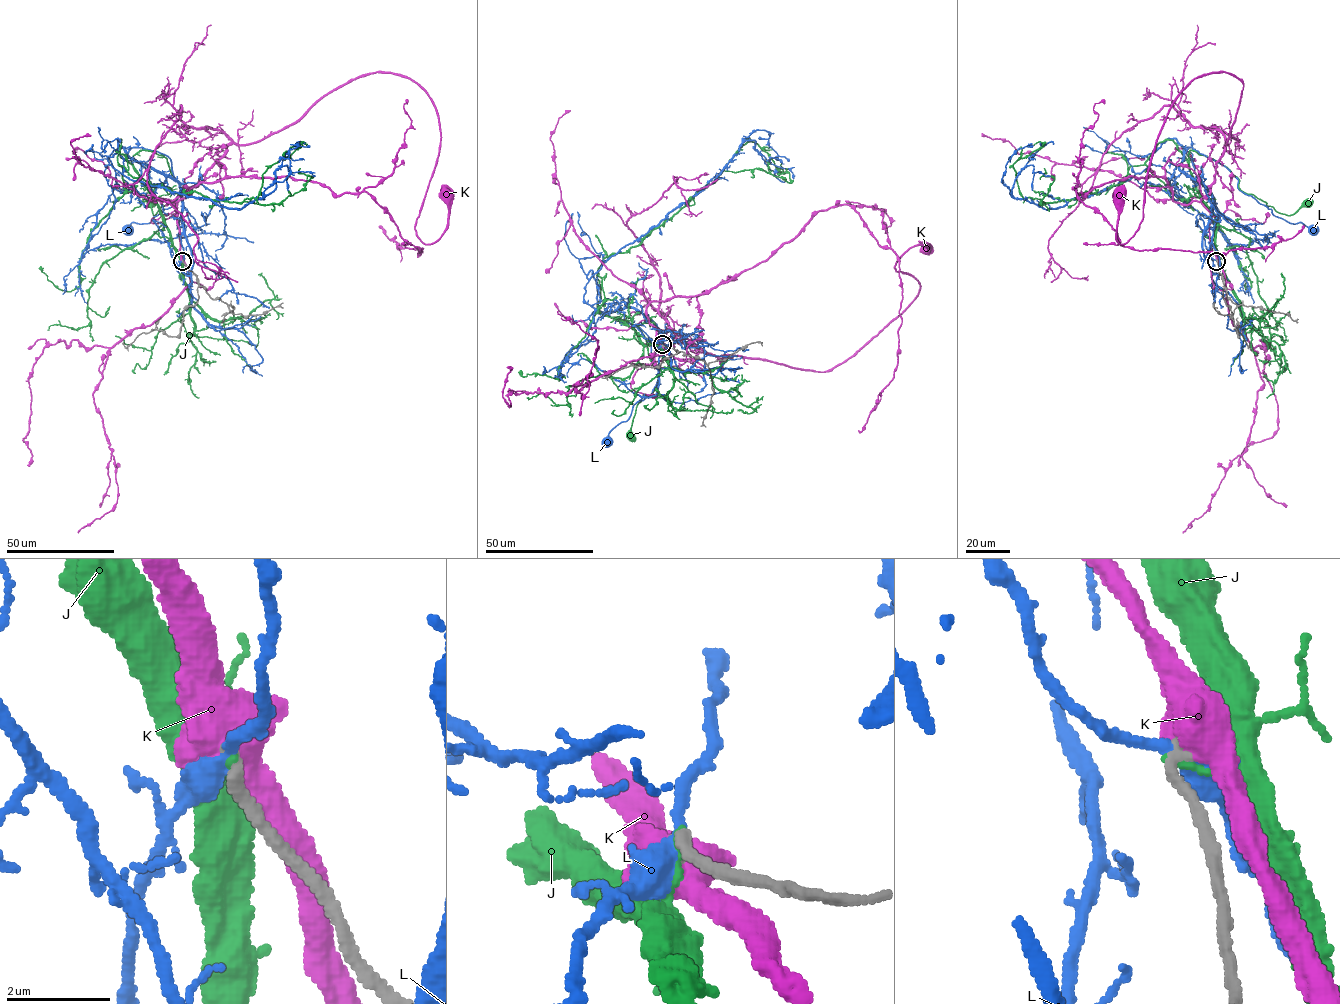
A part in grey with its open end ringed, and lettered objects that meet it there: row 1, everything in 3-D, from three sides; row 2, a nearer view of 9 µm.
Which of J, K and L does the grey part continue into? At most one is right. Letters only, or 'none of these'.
none of these

